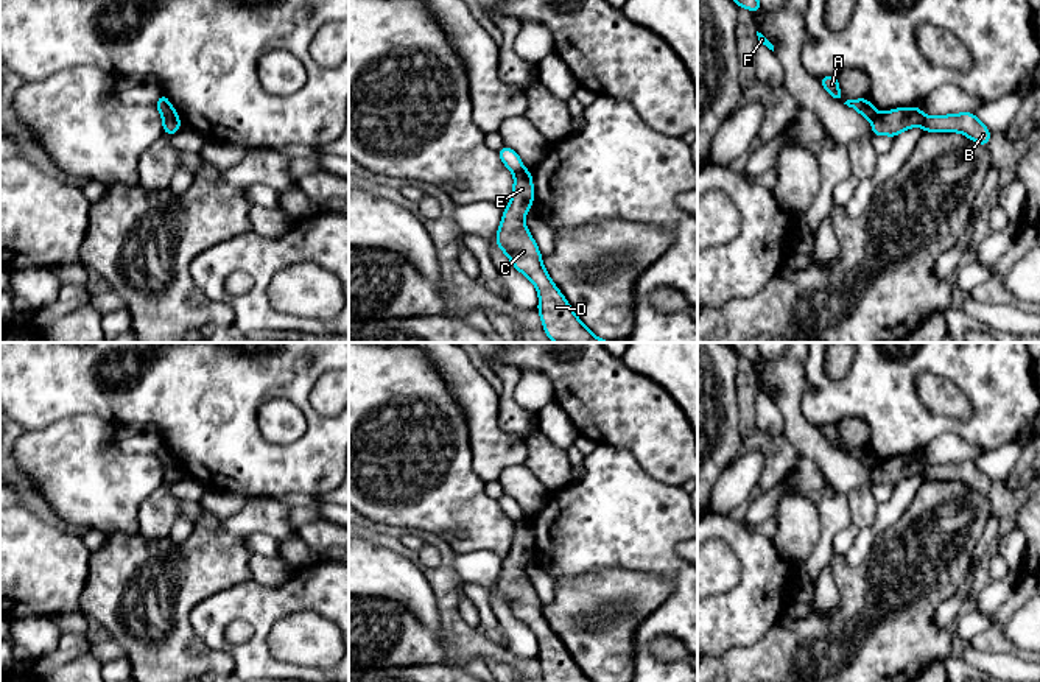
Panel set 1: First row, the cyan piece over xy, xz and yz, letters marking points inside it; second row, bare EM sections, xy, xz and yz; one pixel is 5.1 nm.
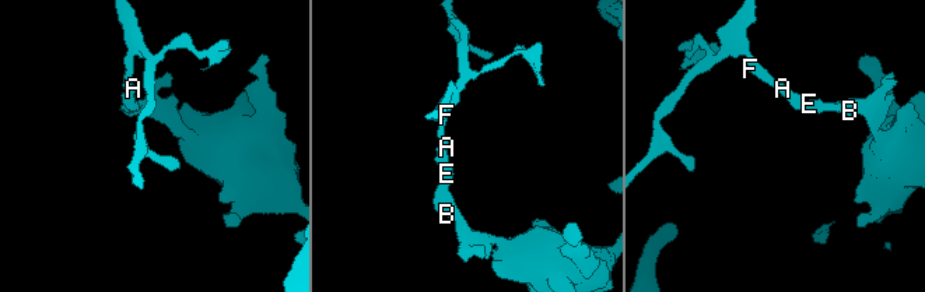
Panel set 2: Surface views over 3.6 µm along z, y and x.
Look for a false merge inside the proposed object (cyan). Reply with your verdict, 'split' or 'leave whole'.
split

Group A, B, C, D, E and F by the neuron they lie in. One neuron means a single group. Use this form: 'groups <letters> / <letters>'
groups A F / B C D E

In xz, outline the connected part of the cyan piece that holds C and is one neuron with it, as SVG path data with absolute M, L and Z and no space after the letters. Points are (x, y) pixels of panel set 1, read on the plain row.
M523 517L514 522L512 545L509 554L503 559L495 592L514 617L536 635L539 642L537 660L545 682L593 682L573 660L543 615L542 603L525 573L525 565L532 551L532 525L529 519Z

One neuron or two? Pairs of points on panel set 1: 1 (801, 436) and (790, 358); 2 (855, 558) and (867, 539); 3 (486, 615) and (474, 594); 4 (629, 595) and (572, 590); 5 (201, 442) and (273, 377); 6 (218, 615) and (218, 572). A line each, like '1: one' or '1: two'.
1: one
2: one
3: one
4: one
5: one
6: two

